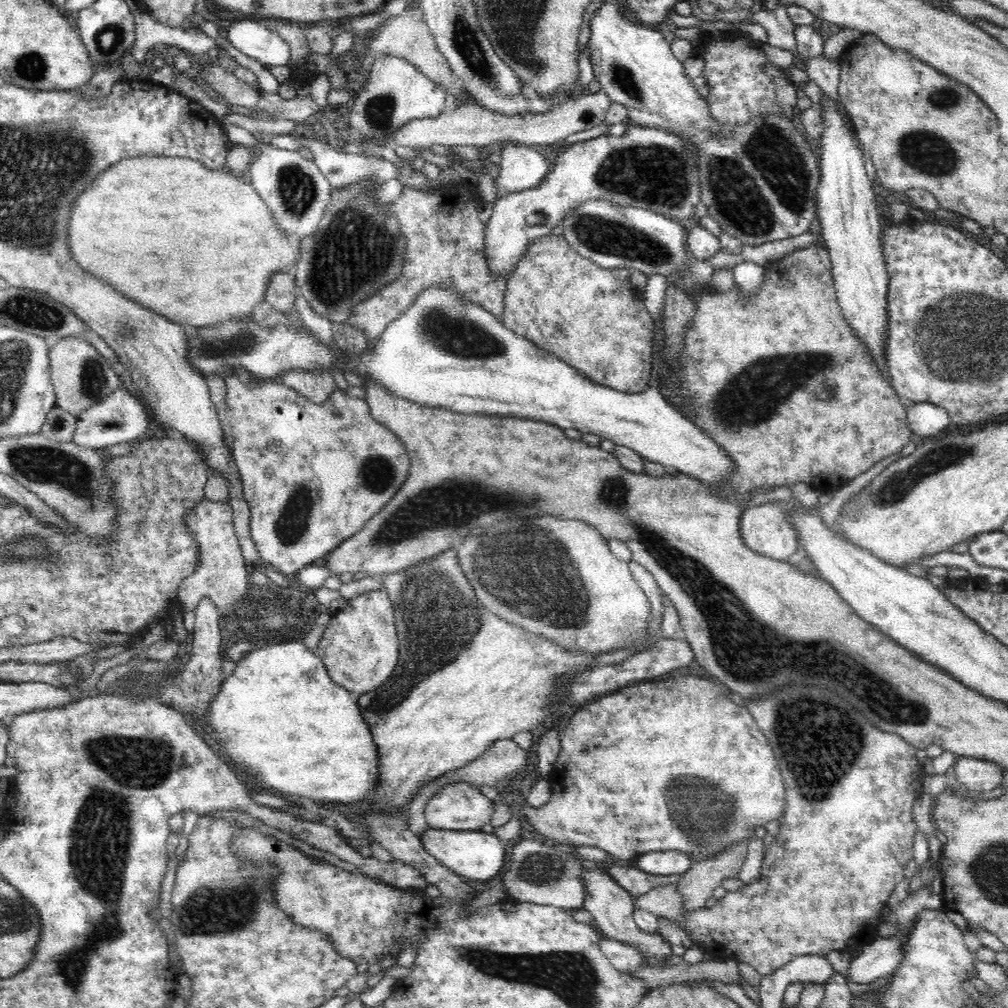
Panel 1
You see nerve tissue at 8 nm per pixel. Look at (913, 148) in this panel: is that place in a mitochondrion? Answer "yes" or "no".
yes

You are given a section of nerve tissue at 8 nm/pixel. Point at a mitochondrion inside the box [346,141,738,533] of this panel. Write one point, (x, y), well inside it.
(438, 325)

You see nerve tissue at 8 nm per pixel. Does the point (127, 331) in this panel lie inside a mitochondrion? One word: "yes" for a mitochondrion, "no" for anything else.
yes

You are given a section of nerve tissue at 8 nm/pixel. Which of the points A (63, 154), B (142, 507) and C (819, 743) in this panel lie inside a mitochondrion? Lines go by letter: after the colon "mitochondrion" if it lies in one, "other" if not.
A: mitochondrion
B: mitochondrion
C: mitochondrion

